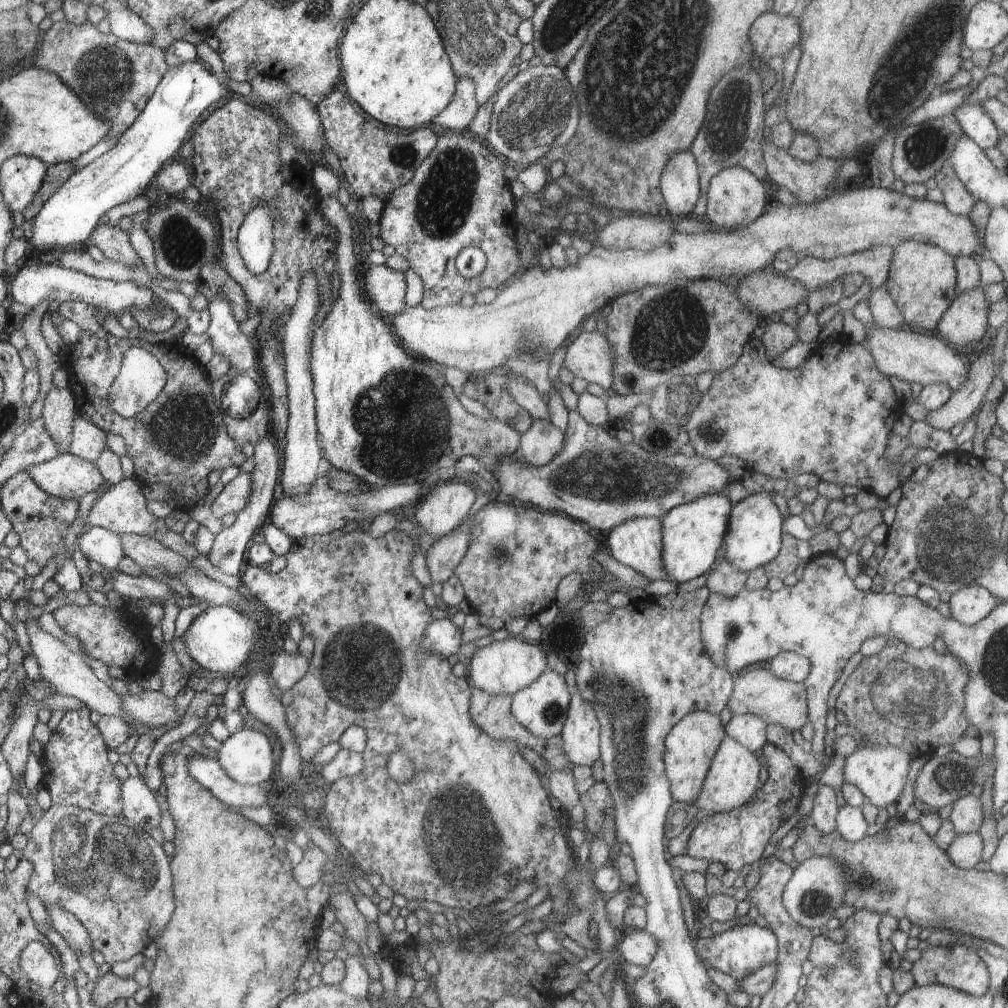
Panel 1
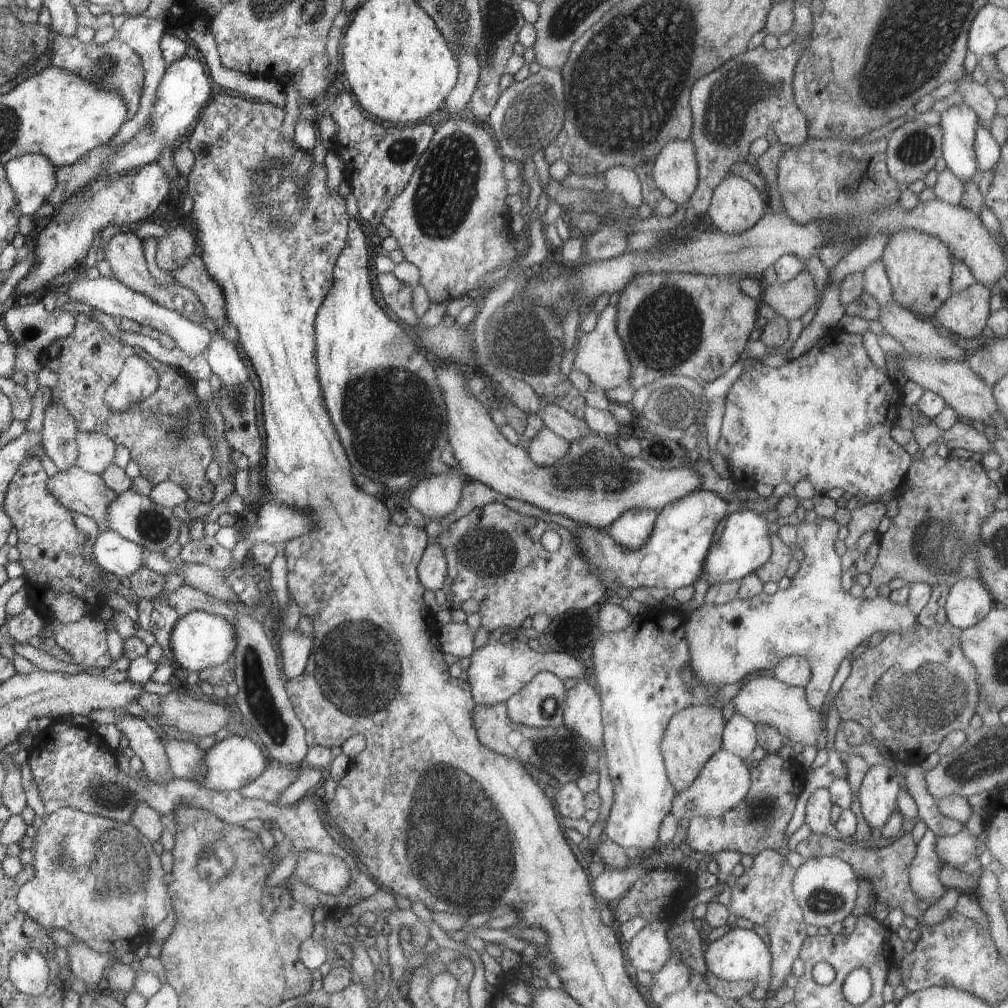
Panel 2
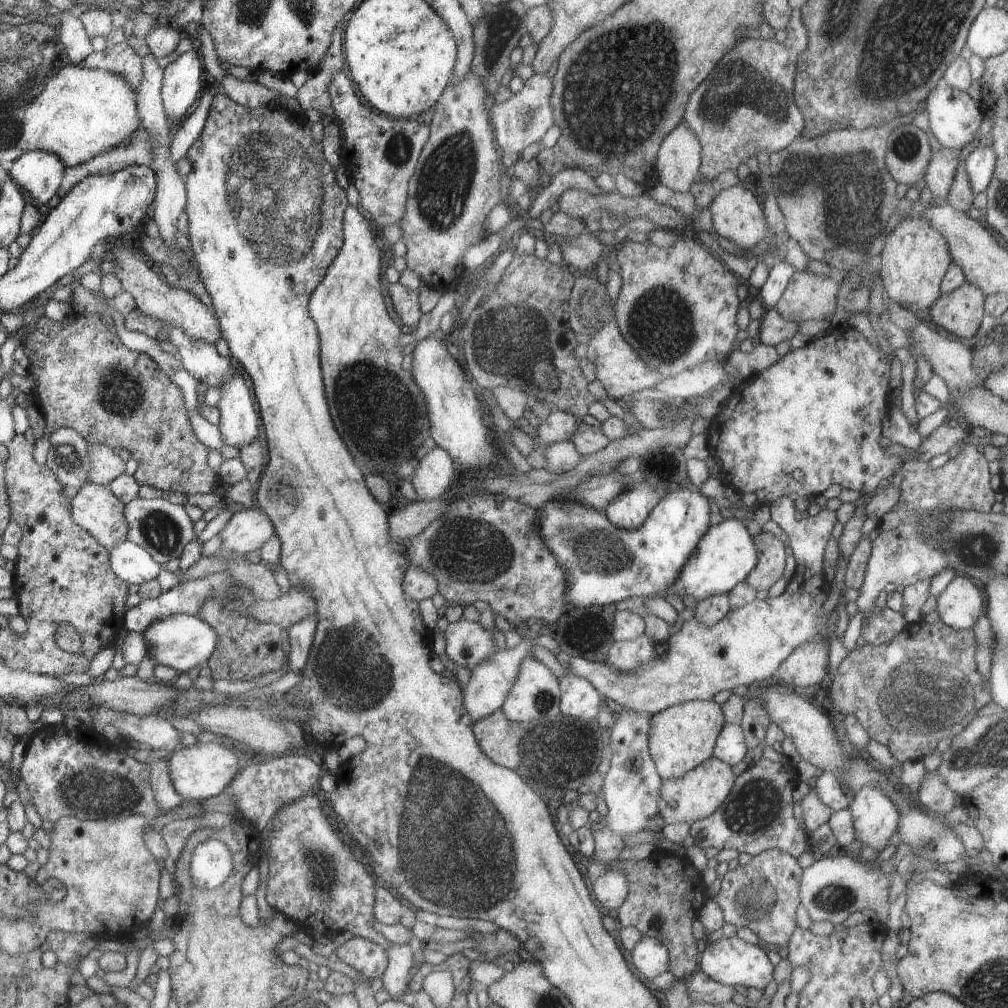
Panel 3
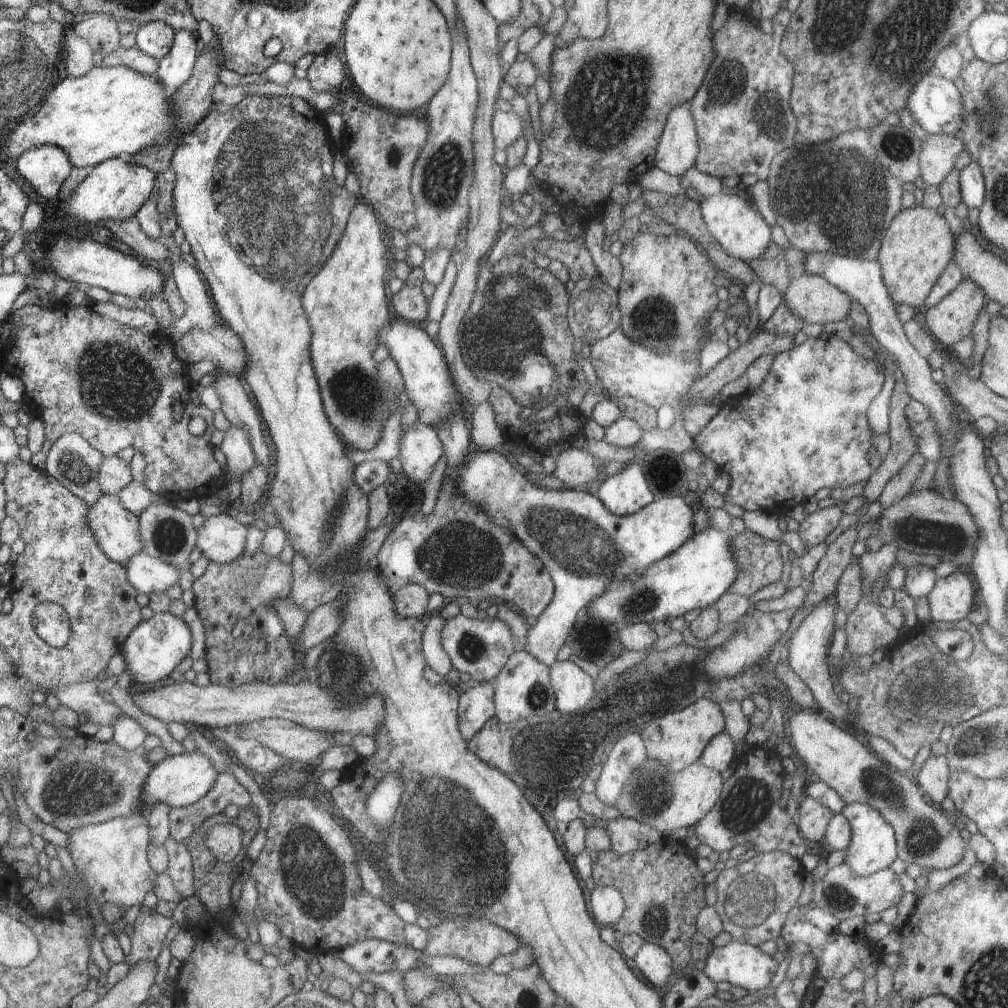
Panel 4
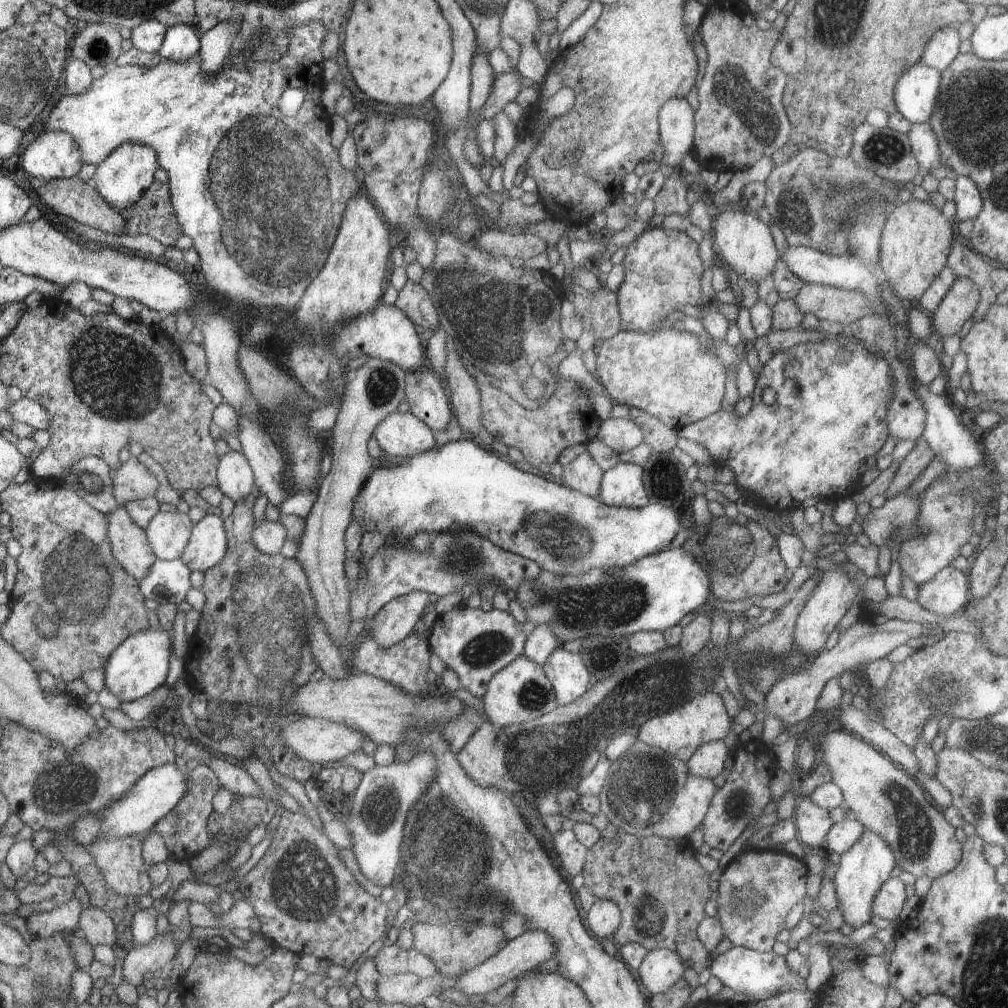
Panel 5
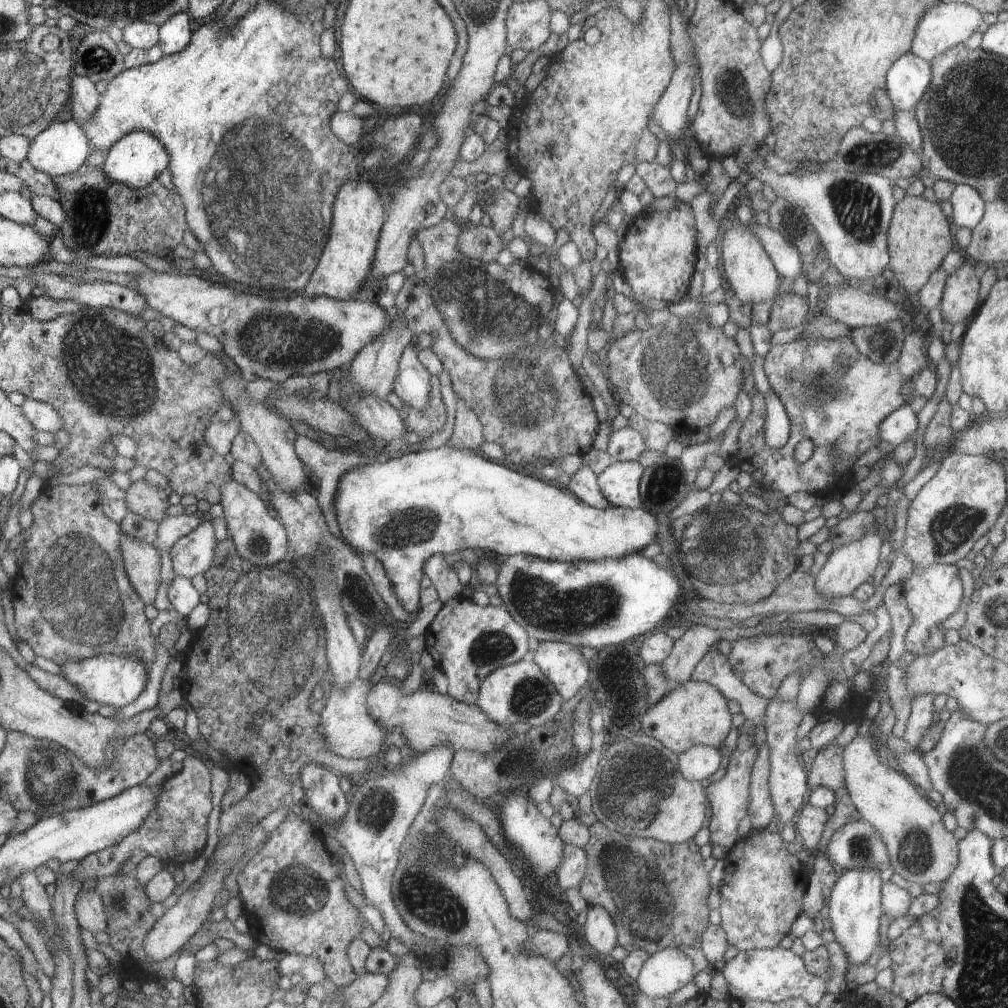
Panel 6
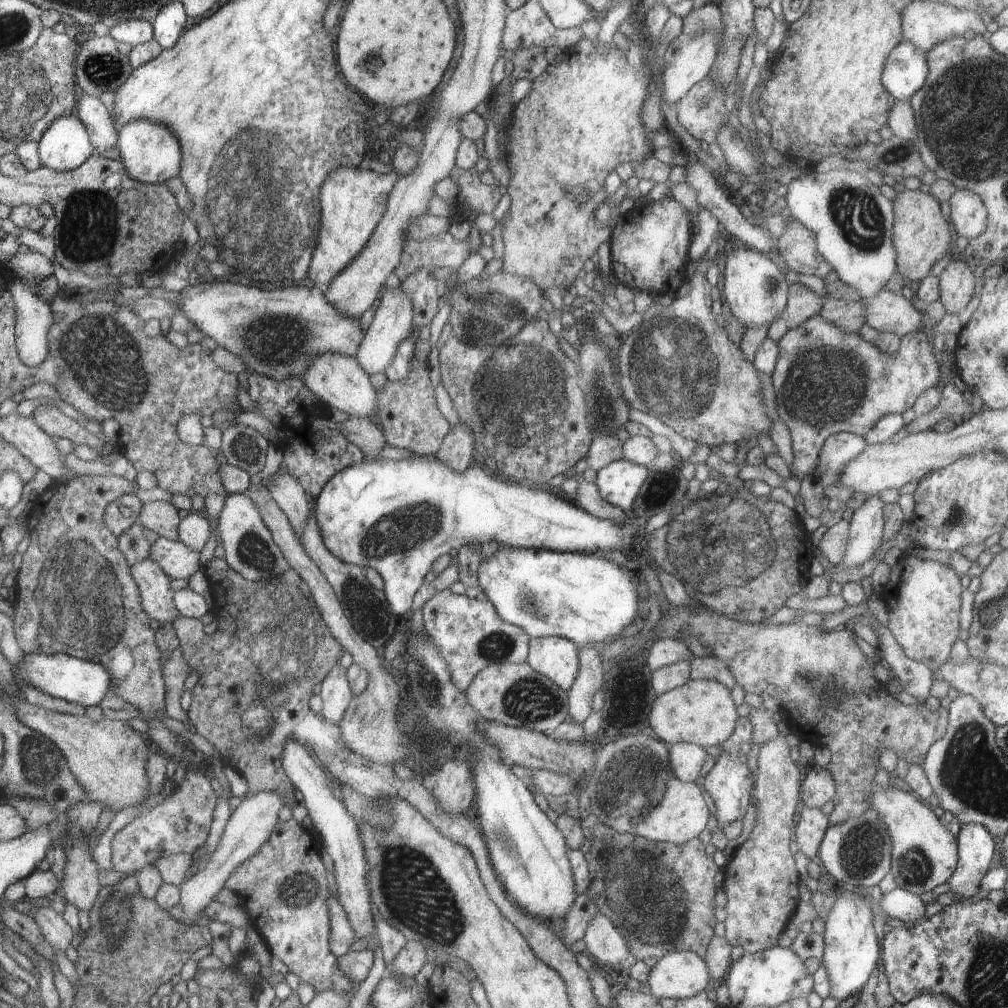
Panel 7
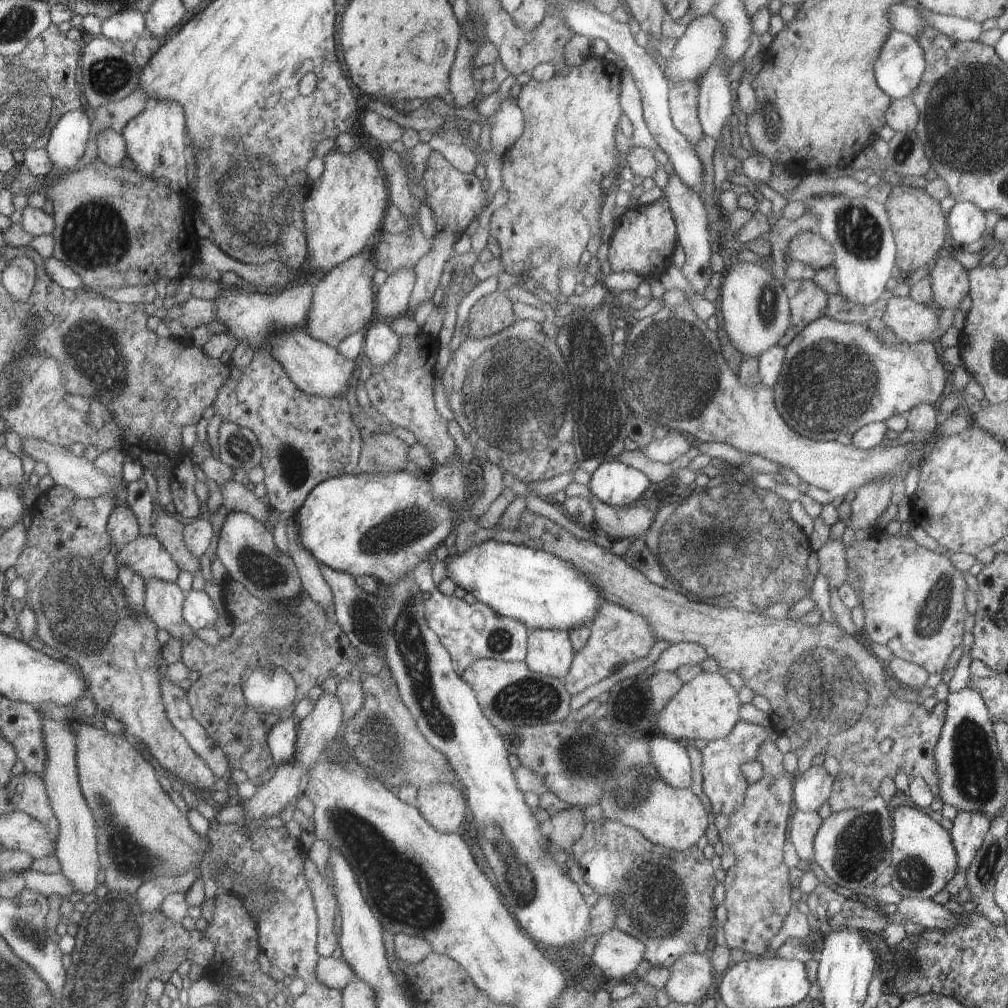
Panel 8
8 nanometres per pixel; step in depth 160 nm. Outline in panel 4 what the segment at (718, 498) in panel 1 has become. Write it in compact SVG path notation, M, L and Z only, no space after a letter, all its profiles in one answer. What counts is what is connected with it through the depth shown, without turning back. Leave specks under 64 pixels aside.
M476 449L468 454L466 464L454 472L454 480L458 482L458 494L466 500L472 500L479 505L479 509L486 510L490 520L494 520L498 526L510 530L532 552L536 554L546 570L553 578L556 586L556 594L553 603L536 620L536 624L528 630L528 642L523 651L530 652L536 660L552 667L557 662L557 654L560 648L566 644L566 638L570 634L570 628L576 620L576 614L584 611L590 602L594 602L598 596L602 596L612 582L626 580L630 576L638 576L646 572L646 568L652 564L658 564L658 560L670 556L678 551L694 534L693 510L682 496L664 496L656 499L645 508L634 514L617 516L605 508L605 504L593 493L588 491L570 490L546 490L542 486L536 486L530 478L526 478L522 472L518 472L508 462L501 451L480 451Z

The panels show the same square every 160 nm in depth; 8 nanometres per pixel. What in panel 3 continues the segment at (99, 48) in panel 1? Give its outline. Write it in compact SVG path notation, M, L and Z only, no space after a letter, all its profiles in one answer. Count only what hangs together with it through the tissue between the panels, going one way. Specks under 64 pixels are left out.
M124 40L116 45L108 44L102 52L91 53L81 66L96 68L122 76L137 91L144 79L142 58Z

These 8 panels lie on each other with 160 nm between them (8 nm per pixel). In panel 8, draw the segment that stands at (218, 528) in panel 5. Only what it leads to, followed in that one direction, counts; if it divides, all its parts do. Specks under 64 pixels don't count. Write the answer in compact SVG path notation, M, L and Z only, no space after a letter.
M138 535L137 539L130 541L117 552L117 561L120 567L128 567L133 573L141 576L145 581L148 579L158 579L167 583L175 583L181 569L176 561L169 555L169 551L164 545L152 535Z

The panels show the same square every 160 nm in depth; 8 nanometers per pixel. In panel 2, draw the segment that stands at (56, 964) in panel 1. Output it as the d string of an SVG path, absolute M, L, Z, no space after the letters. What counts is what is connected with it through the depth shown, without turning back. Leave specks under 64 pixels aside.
M24 950L17 952L13 959L9 962L9 979L16 990L31 997L43 998L44 992L50 990L48 982L48 967L45 954L34 952L33 950Z

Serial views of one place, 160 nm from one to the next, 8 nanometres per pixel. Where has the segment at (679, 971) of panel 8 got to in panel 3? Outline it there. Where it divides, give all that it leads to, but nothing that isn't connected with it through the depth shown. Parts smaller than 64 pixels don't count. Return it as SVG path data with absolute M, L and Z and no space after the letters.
M643 936L629 955L634 969L644 978L652 980L658 975L669 971L669 953L666 946L655 940Z

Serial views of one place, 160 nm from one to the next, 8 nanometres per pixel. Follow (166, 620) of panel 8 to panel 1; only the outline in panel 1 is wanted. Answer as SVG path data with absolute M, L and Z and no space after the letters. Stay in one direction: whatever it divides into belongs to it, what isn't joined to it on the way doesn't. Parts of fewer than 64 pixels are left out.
M68 453L27 468L40 487L52 496L80 500L88 492L96 492L105 483L96 464Z

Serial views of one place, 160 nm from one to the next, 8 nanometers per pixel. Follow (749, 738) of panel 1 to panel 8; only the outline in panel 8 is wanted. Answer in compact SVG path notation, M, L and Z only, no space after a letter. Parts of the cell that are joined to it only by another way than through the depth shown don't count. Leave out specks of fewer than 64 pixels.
M657 732L650 735L651 766L666 784L677 789L688 789L692 783L690 756L683 742L669 739Z

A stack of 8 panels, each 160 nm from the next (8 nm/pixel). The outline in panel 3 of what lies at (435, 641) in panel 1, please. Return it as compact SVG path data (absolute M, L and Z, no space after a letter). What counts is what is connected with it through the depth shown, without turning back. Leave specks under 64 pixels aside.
M461 620L450 622L444 632L446 655L455 665L476 668L478 662L484 662L497 652L492 630L484 630L480 623Z

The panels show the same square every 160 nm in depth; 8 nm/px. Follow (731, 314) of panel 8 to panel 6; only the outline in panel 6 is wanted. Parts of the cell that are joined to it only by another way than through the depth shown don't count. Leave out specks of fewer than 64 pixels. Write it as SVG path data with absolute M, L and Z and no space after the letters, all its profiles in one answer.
M738 224L733 226L724 234L722 240L722 267L724 269L724 277L730 284L730 288L734 290L734 294L738 296L738 300L742 304L750 302L754 305L758 302L774 302L780 290L781 277L777 272L768 252L762 246L760 236L756 236L752 232L750 226Z

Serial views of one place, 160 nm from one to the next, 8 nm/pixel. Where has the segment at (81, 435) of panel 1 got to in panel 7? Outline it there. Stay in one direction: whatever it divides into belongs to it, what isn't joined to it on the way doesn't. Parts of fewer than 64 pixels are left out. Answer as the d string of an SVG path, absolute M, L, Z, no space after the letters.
M157 500L143 504L138 523L160 537L178 541L179 510L171 502Z

